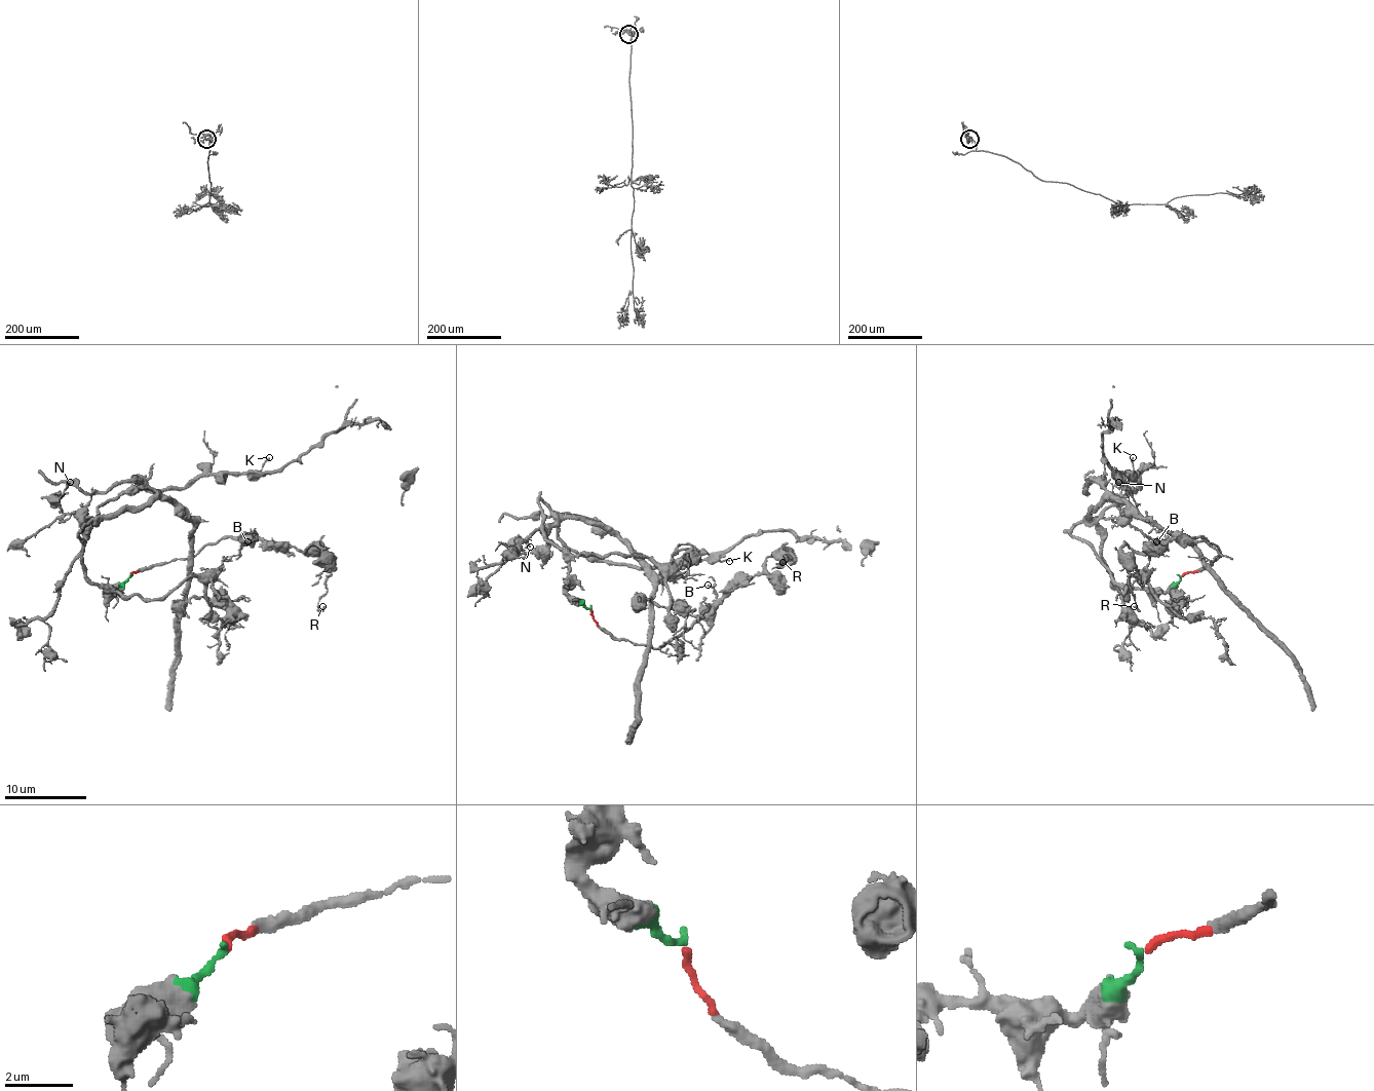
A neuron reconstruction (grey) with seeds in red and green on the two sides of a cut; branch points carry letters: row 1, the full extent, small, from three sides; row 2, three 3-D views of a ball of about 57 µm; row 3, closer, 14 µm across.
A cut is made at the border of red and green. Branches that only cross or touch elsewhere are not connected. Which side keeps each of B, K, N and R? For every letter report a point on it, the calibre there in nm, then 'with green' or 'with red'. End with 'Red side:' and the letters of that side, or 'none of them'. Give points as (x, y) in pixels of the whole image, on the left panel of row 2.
B: place (247, 541); calibre 140 nm; with red
K: place (269, 457); calibre 140 nm; with green
N: place (70, 482); calibre 240 nm; with green
R: place (322, 606); calibre 130 nm; with red
Red side: B, R

